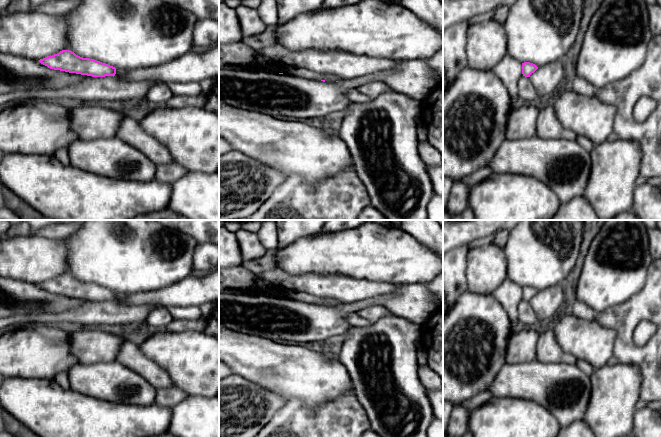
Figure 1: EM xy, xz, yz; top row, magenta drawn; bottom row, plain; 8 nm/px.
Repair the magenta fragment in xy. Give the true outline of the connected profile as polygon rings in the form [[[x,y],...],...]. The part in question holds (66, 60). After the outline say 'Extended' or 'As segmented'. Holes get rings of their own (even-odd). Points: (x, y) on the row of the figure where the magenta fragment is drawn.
[[[70,50],[40,59],[39,62],[50,69],[76,73],[92,77],[115,76],[116,68],[90,58],[83,58]]]. As segmented

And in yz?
[[[524,62],[522,63],[522,74],[525,77],[530,77],[532,73],[534,73],[538,67],[530,62]]]. As segmented

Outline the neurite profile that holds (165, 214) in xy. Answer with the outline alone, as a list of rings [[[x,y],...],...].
[[[165,208],[153,213],[145,213],[130,220],[190,220],[176,211]]]

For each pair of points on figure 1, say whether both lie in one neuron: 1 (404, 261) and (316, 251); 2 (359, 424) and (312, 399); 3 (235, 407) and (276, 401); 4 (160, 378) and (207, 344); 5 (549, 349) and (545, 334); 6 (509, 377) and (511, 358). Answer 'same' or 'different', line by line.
1: same
2: different
3: same
4: different
5: same
6: different

